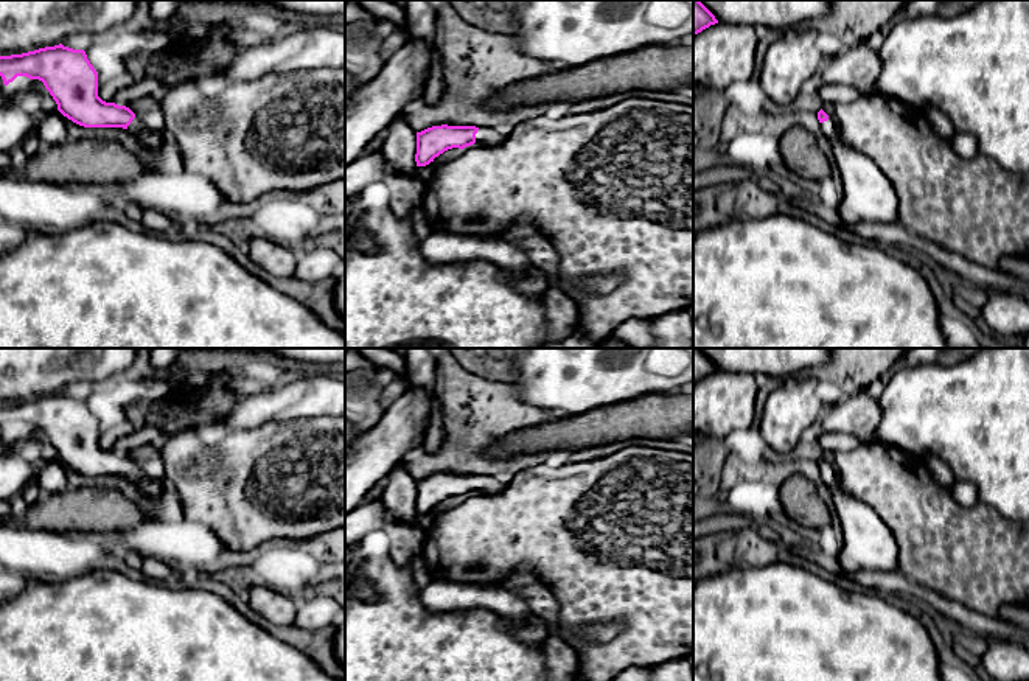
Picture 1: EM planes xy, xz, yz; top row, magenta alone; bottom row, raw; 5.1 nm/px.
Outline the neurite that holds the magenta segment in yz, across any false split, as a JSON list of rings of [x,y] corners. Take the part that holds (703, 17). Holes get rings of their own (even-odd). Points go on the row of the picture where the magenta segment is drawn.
[[[693,0],[693,36],[715,23],[715,16],[699,0]]]

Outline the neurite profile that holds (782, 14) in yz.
[[[699,0],[727,25],[765,25],[780,31],[824,17],[833,0]]]

